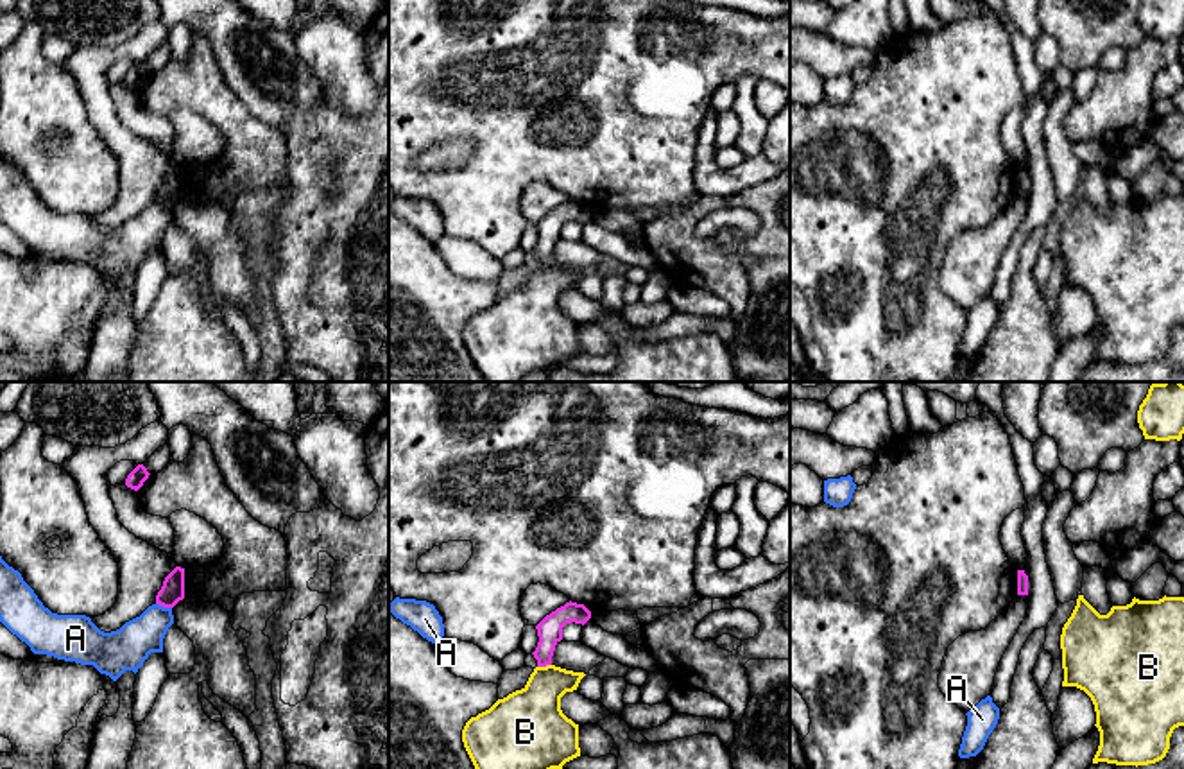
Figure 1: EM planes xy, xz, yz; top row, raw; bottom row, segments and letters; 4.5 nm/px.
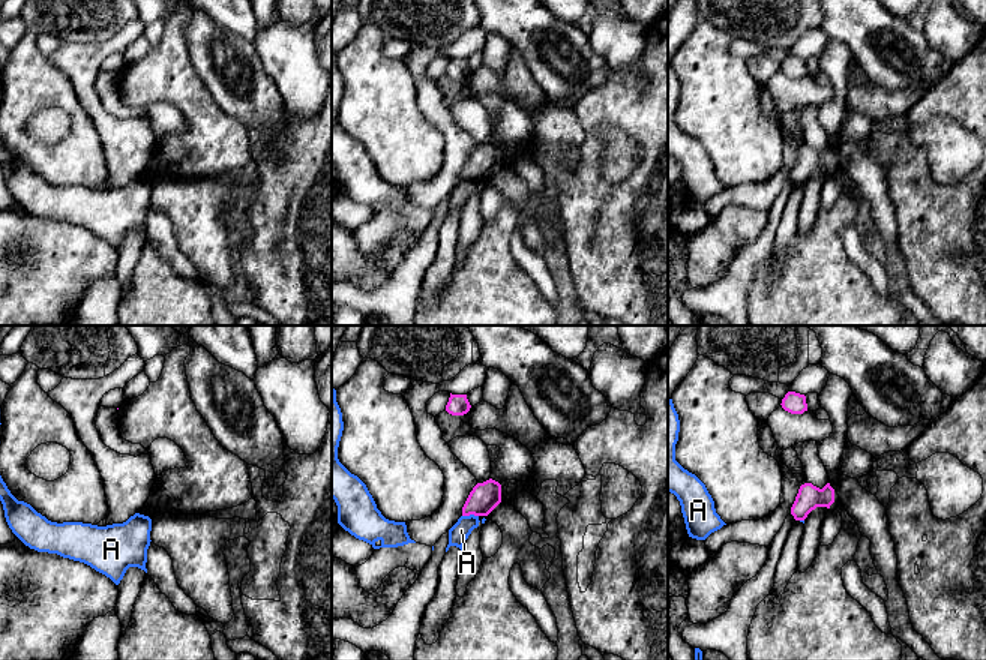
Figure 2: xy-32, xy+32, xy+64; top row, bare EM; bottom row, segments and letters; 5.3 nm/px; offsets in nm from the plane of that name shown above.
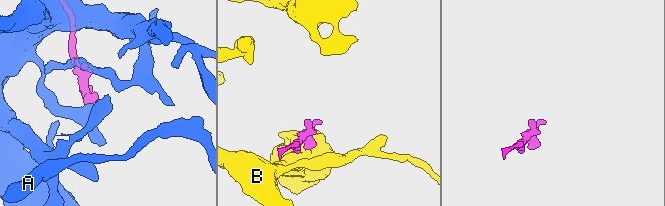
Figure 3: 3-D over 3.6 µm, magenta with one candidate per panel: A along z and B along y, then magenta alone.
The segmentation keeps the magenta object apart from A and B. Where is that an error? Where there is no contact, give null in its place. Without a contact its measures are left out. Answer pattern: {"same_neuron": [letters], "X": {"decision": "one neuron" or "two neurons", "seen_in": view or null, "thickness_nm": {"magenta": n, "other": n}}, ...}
{"same_neuron": [], "A": {"decision": "two neurons", "seen_in": "xy", "thickness_nm": {"magenta": 110, "other": 190}}, "B": {"decision": "two neurons", "seen_in": "xz", "thickness_nm": {"magenta": 110, "other": 280}}}

